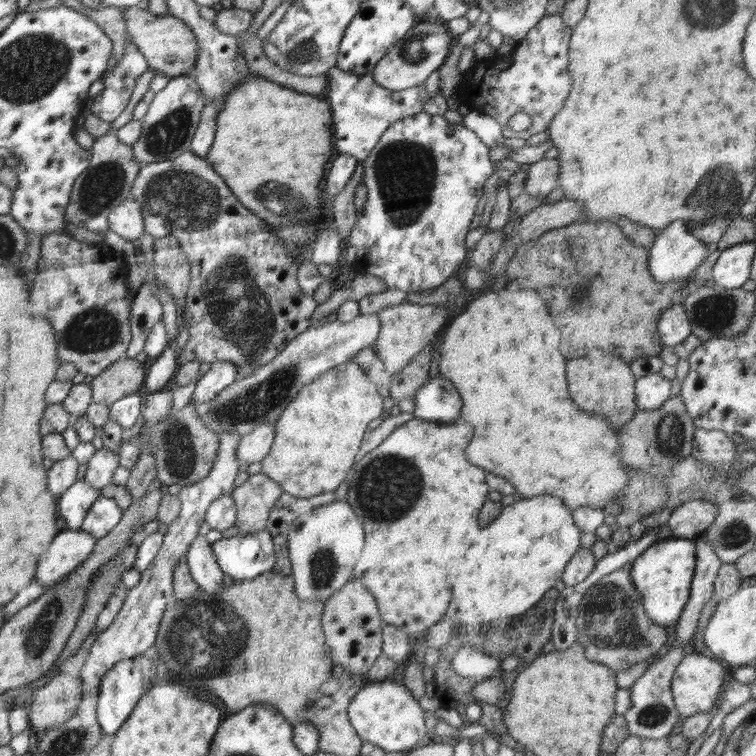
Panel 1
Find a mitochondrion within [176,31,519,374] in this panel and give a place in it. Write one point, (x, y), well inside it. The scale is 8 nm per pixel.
(242, 311)

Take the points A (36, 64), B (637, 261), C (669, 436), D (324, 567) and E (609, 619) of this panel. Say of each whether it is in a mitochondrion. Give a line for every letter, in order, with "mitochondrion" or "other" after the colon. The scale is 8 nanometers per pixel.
A: mitochondrion
B: other
C: mitochondrion
D: mitochondrion
E: mitochondrion

